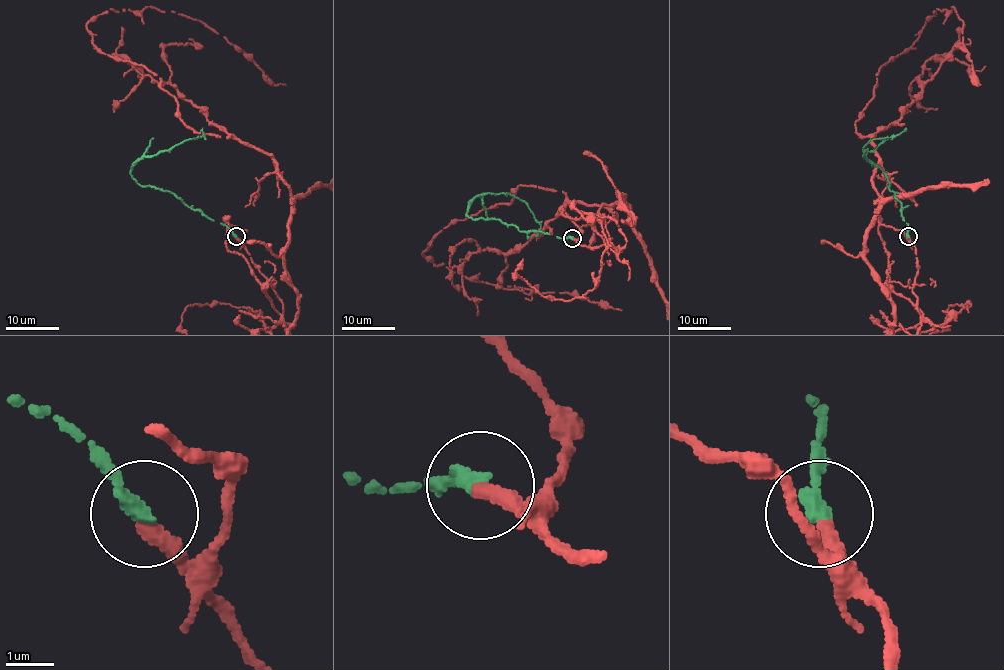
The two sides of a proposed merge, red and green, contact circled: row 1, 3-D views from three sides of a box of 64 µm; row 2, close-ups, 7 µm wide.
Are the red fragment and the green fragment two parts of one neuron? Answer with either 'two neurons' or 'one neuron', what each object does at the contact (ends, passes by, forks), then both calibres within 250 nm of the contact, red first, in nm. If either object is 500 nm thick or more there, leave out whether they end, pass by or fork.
one neuron; red ends; green ends; calibres 360 and 360 nm

